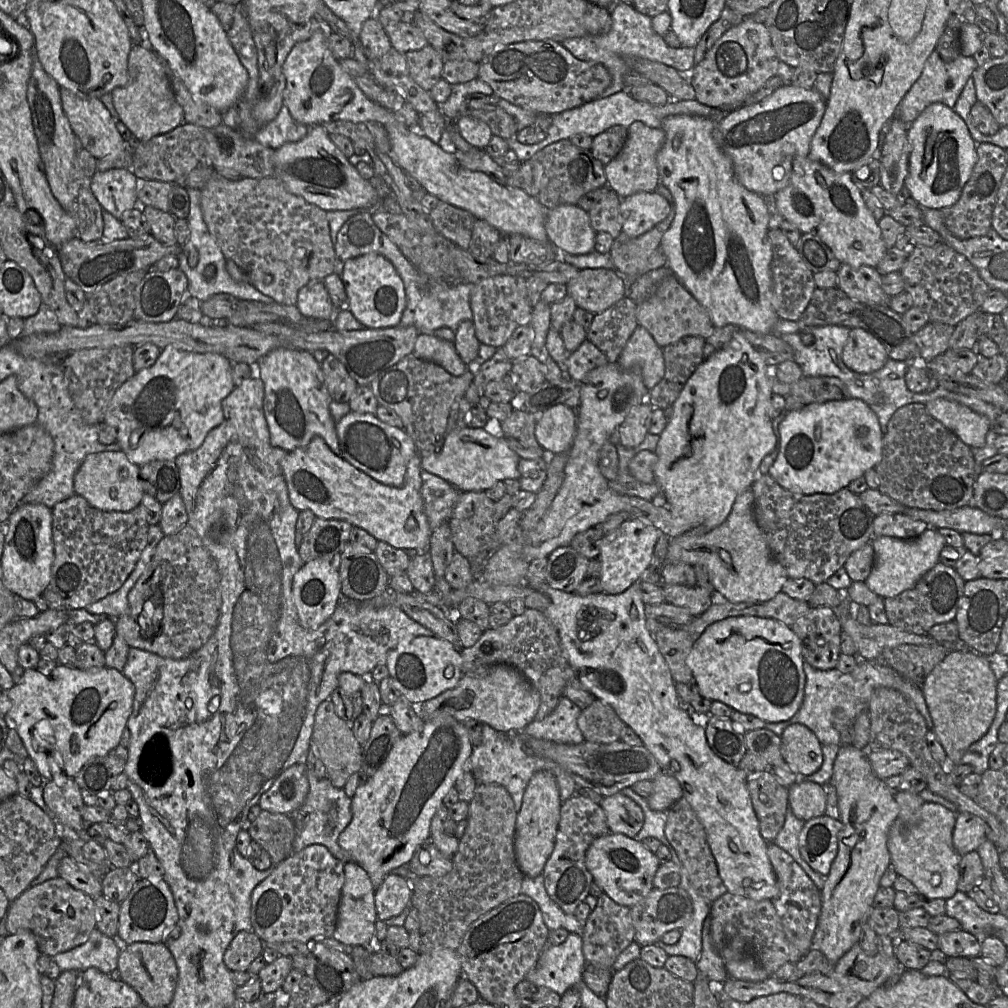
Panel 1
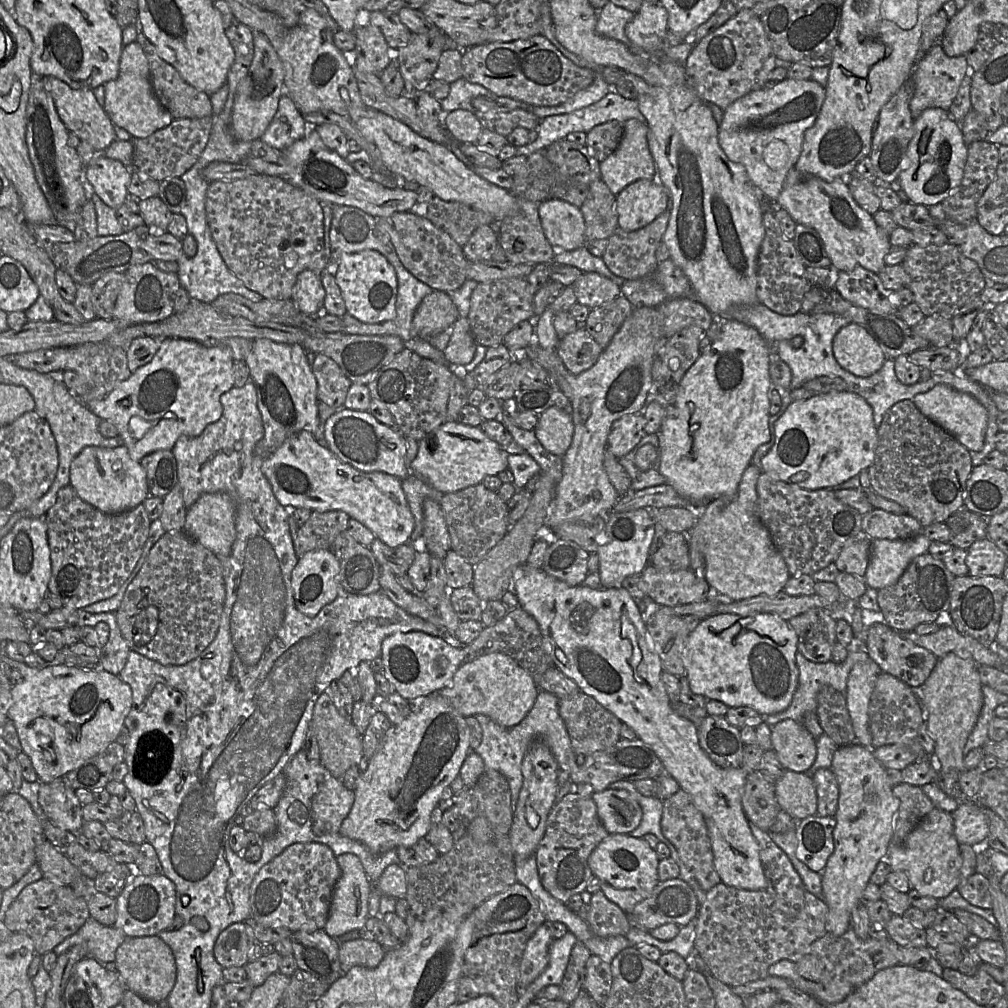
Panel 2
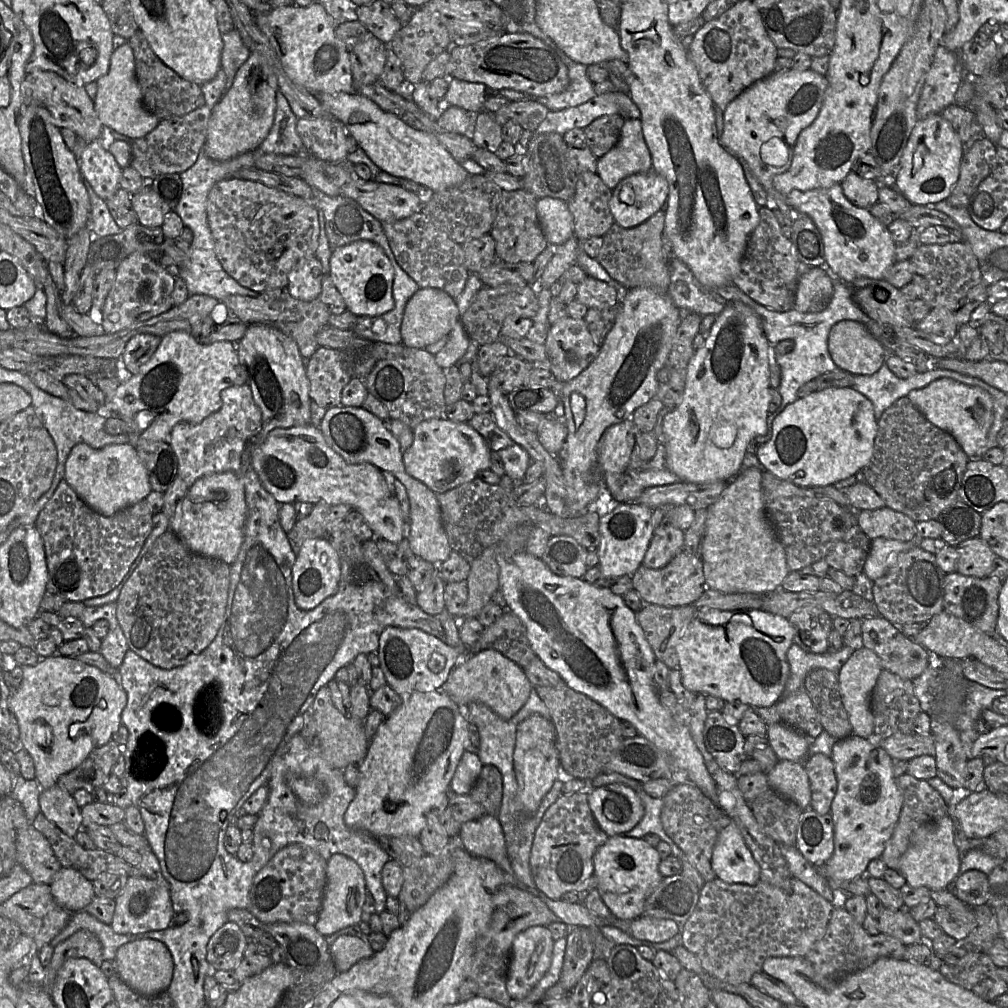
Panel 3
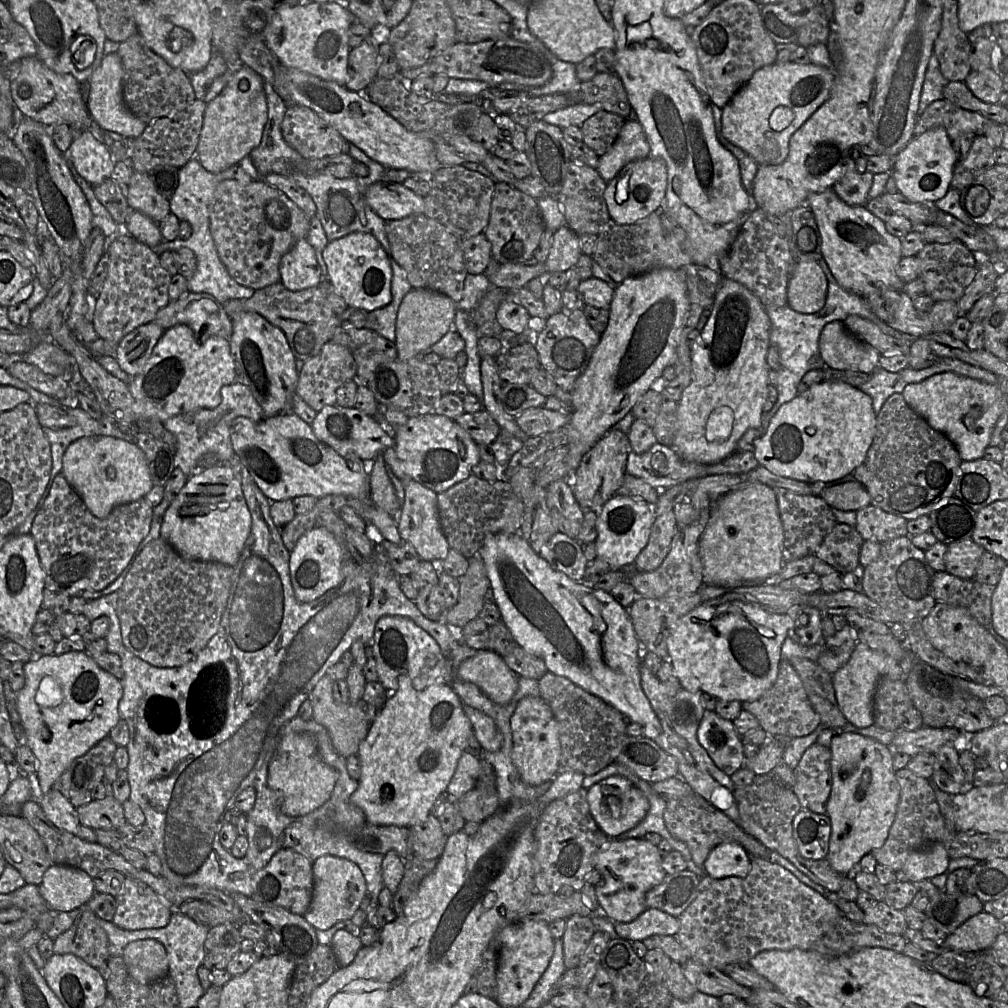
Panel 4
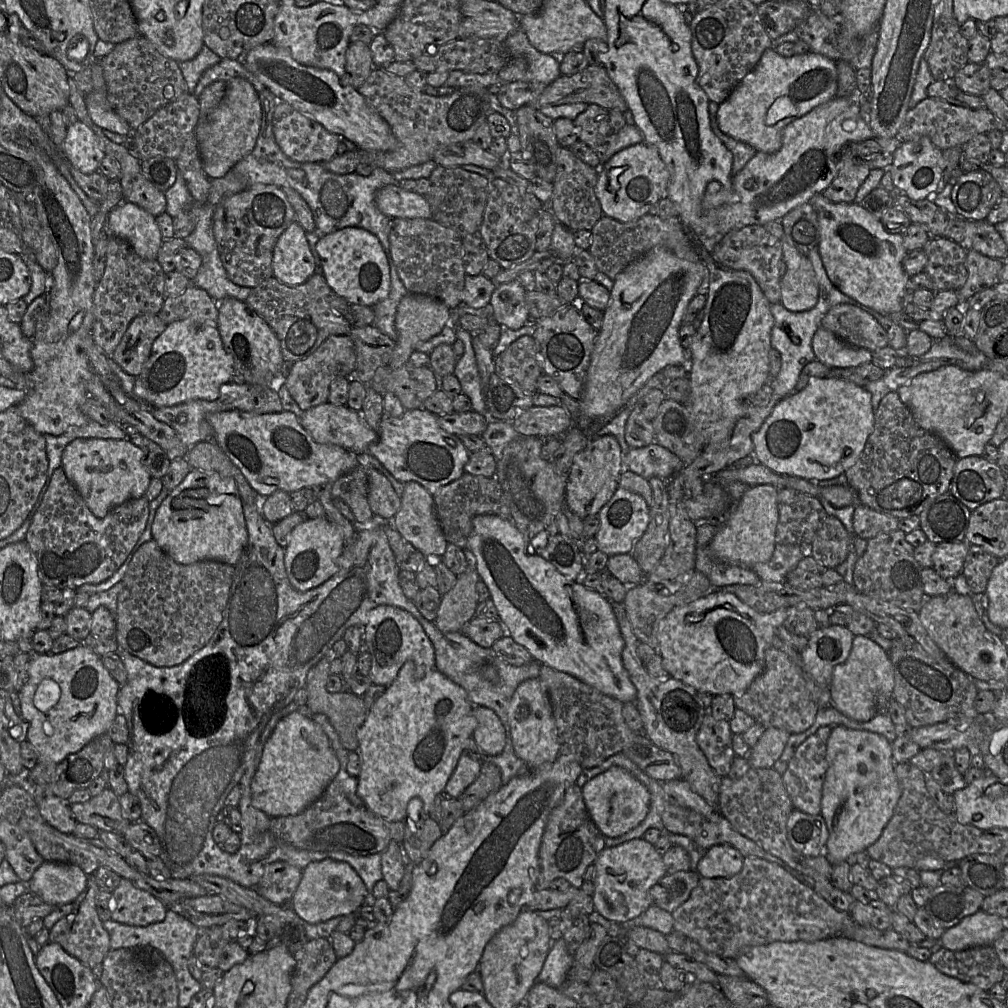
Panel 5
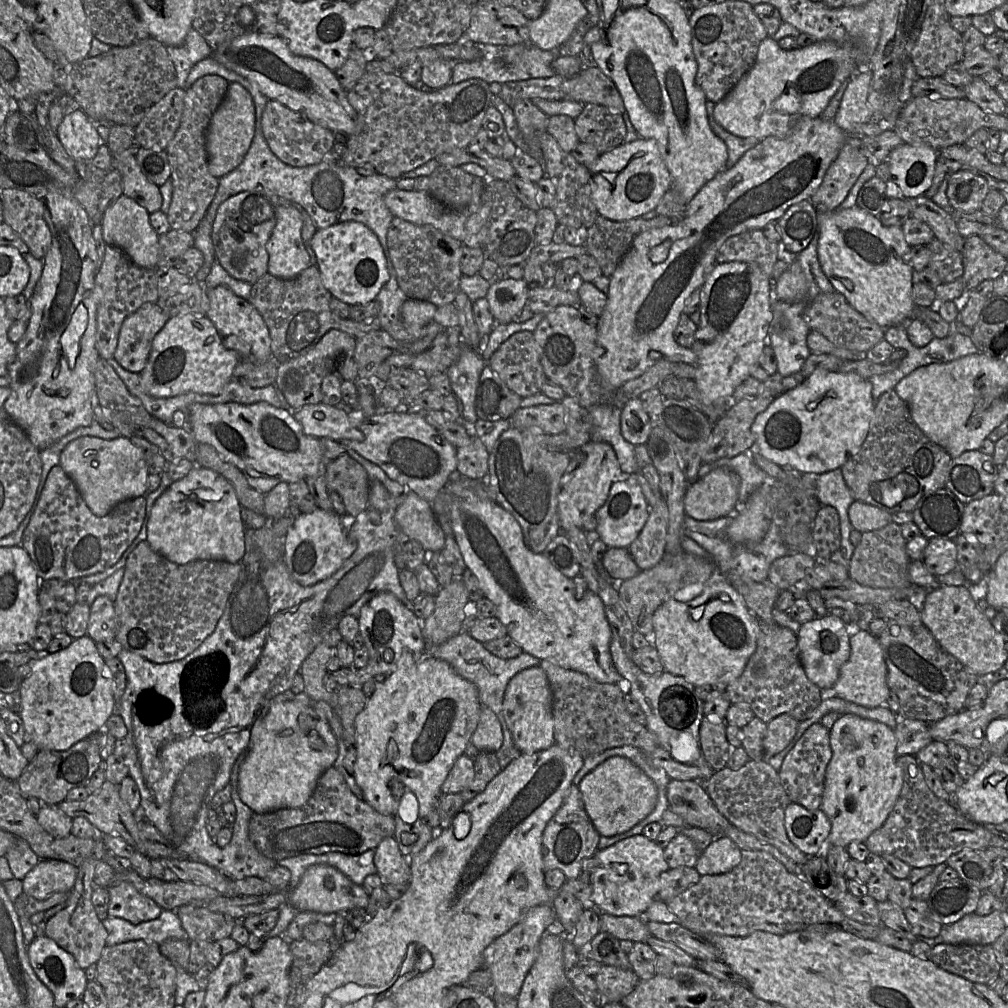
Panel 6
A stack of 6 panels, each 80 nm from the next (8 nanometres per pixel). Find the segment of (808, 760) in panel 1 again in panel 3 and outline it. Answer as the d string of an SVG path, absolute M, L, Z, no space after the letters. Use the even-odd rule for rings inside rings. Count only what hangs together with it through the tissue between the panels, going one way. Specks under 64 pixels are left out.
M780 723L768 725L767 738L779 760L802 762L809 756L810 739L792 727Z

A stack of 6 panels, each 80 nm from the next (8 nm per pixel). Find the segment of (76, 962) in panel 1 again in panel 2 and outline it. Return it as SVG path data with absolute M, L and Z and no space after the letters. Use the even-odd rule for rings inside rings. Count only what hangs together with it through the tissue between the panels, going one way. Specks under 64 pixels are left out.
M90 917L73 935L54 948L59 956L74 945L81 945L87 951L87 958L94 958L101 964L115 962L118 947L126 936L114 926L104 926Z

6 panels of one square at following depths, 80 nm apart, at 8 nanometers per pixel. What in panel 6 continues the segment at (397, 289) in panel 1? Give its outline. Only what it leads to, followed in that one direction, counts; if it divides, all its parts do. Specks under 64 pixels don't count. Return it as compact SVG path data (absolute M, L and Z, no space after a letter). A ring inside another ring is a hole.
M346 221L327 228L317 229L310 240L317 257L317 267L324 287L340 301L352 306L376 300L379 291L389 280L383 249L372 230L360 222Z

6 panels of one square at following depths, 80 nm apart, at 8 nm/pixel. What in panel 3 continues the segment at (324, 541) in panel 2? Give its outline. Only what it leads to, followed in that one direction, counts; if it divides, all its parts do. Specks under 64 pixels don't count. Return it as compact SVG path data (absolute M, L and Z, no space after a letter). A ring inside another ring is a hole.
M318 503L304 519L297 520L292 530L287 534L288 541L297 555L308 539L326 538L326 534L336 523L345 520L351 507L344 504L329 505Z

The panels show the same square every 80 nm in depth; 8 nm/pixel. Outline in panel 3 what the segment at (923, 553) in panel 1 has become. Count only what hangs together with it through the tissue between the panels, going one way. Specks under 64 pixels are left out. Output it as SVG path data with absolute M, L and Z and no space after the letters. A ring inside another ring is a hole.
M886 538L871 540L870 551L864 564L864 573L874 582L886 574L900 553L918 546L918 541L918 539L897 541Z

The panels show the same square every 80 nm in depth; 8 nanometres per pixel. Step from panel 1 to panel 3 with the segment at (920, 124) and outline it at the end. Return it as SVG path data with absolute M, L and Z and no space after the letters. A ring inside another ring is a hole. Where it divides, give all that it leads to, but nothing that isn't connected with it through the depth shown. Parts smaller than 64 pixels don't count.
M941 114L918 120L895 171L898 192L915 205L934 204L946 200L959 178L964 152L957 130Z

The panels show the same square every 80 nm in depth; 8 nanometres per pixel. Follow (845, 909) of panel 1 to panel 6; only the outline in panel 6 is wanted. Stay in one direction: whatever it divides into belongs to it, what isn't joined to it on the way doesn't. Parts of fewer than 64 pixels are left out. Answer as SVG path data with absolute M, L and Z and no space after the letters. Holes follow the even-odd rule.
M844 714L829 733L832 757L826 769L821 809L831 823L827 846L846 848L853 841L865 842L884 824L900 795L903 771L897 763L895 731L886 724Z

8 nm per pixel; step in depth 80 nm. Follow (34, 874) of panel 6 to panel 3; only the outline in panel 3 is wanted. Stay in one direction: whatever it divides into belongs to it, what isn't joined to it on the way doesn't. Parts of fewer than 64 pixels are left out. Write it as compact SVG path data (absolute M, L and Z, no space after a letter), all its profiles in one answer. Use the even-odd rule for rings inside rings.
M69 867L57 872L50 888L55 901L70 912L85 910L95 896L93 882Z

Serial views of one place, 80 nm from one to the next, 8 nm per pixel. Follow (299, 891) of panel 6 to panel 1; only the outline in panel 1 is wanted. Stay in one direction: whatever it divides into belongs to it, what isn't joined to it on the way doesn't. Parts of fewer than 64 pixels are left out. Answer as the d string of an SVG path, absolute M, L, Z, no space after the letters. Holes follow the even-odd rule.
M350 860L344 863L345 883L337 913L337 924L333 938L346 946L367 946L374 944L376 922L378 920L375 907L375 891L368 873L357 862Z

